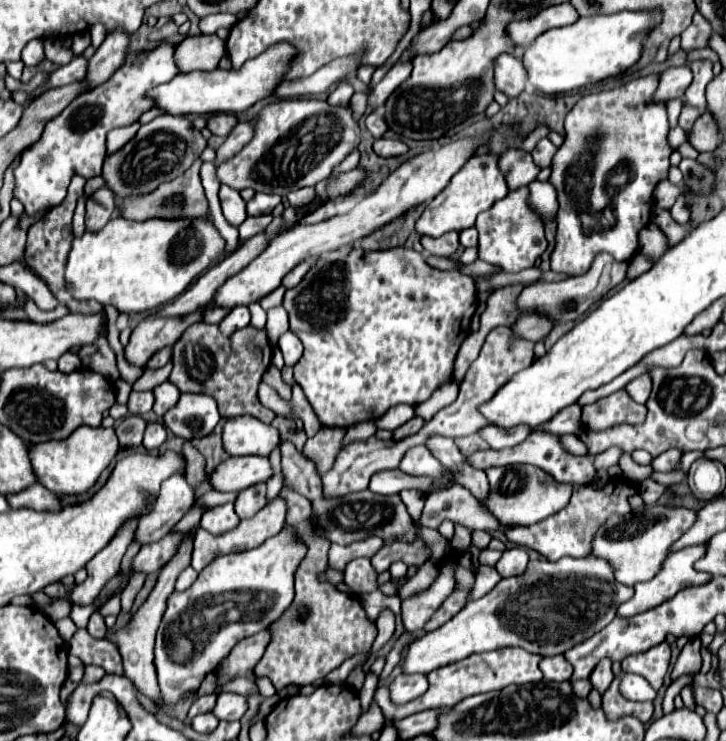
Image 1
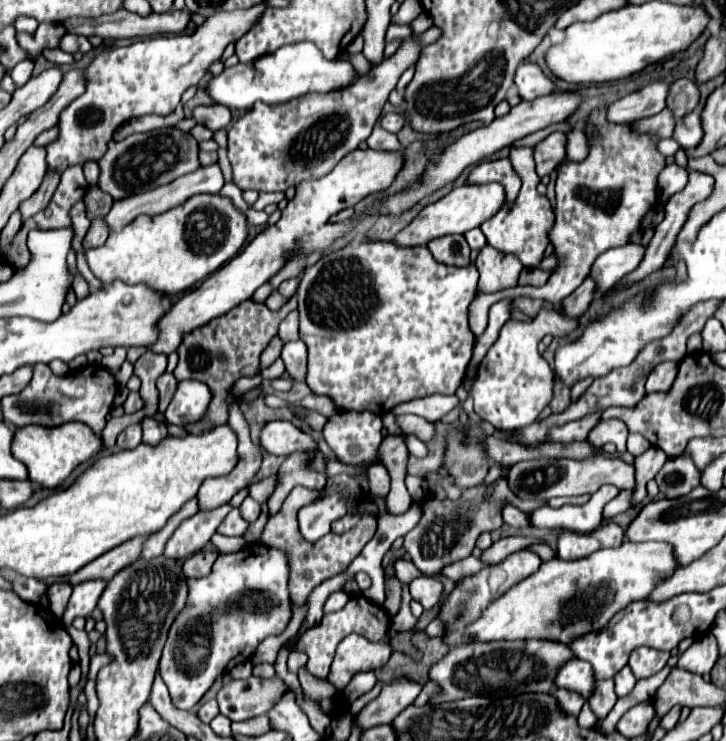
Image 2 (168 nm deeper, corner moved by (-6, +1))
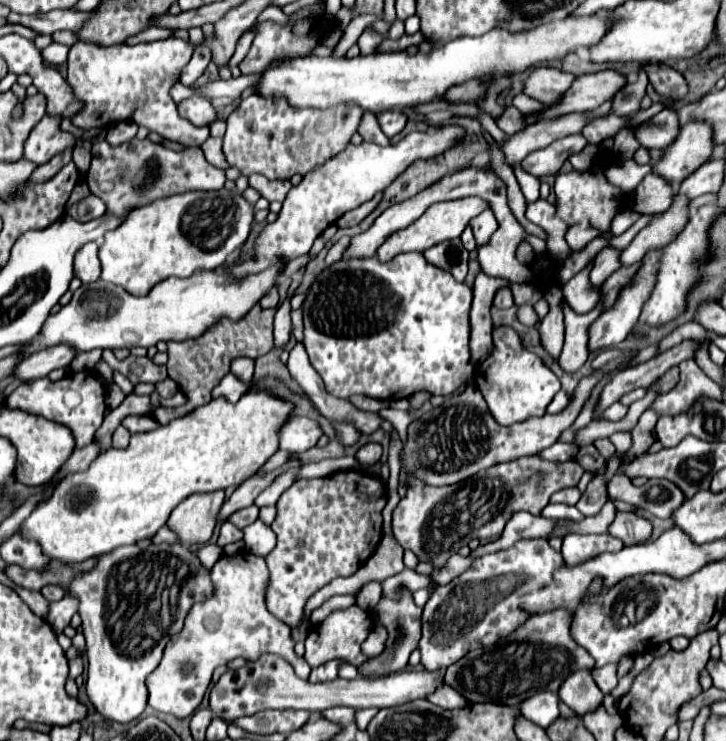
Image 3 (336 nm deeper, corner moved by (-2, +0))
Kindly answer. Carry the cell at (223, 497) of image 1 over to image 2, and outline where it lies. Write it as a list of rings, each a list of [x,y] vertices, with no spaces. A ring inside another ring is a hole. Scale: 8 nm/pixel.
[[[270,476],[262,482],[254,482],[248,486],[248,494],[258,500],[258,502],[264,502],[266,498],[270,498],[270,494],[274,492],[274,486],[276,486],[276,476]]]

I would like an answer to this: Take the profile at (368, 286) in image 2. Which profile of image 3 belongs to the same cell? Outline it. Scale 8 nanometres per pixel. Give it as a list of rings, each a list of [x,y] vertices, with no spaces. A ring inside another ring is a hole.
[[[402,253],[390,263],[380,263],[376,257],[340,259],[324,269],[308,291],[302,307],[302,343],[312,367],[324,379],[326,391],[334,397],[348,399],[352,395],[368,395],[382,401],[394,401],[410,397],[420,389],[426,389],[432,395],[450,395],[462,387],[472,373],[468,347],[470,303],[472,289],[466,283],[458,283],[448,271],[426,263],[422,253]]]

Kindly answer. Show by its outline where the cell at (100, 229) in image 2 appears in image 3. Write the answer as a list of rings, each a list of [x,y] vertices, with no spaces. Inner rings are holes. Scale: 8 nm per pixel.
[[[86,243],[74,259],[74,277],[82,283],[94,283],[100,277],[100,259],[98,259],[98,245]]]

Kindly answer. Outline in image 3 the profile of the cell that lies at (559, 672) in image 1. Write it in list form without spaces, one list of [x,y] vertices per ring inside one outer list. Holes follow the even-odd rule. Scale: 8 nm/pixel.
[[[576,671],[574,675],[570,675],[566,683],[560,687],[558,695],[580,717],[596,711],[604,699],[594,679],[590,679],[590,671]]]

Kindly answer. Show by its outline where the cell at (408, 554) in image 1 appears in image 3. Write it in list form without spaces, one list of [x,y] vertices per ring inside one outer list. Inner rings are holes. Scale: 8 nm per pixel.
[[[530,455],[510,463],[498,463],[484,469],[472,481],[446,487],[426,487],[418,479],[410,479],[406,497],[392,513],[392,533],[402,549],[410,549],[420,561],[432,561],[438,569],[450,555],[474,539],[474,529],[480,541],[498,539],[510,515],[518,511],[540,515],[550,495],[564,487],[576,487],[582,473],[584,469],[576,459],[554,463],[540,455]]]

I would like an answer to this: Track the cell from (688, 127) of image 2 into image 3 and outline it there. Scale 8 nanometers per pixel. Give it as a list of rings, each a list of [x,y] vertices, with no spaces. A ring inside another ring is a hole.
[[[662,109],[658,115],[652,119],[640,123],[634,129],[634,135],[638,143],[646,149],[664,149],[674,141],[674,135],[678,135],[678,117],[674,115],[672,109]]]

